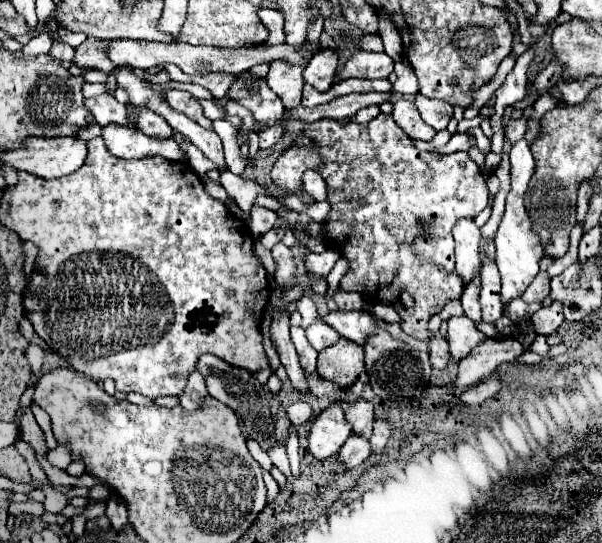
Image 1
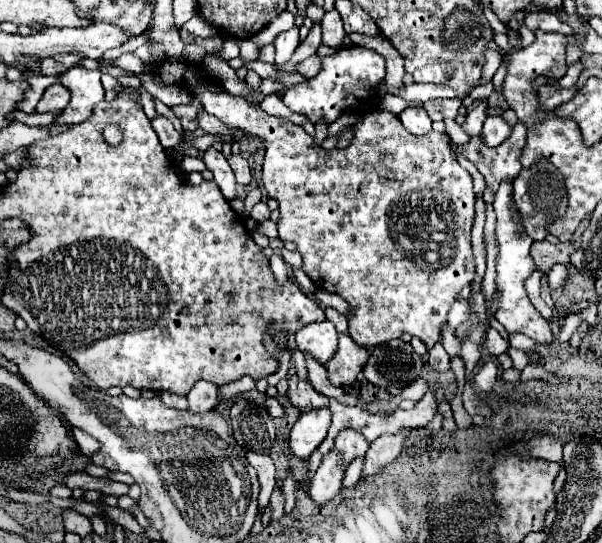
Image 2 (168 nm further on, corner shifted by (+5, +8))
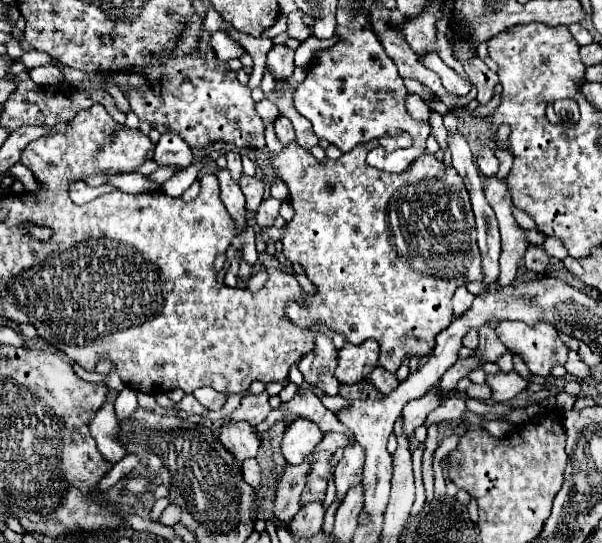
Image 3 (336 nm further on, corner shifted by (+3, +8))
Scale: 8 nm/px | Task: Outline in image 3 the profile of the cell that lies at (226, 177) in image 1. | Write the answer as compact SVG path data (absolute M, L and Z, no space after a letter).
M160 166L157 170L151 173L148 177L160 185L169 180L173 175L178 173L179 170L174 170L170 166Z

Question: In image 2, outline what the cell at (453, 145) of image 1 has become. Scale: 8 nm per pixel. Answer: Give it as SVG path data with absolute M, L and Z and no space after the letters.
M480 104L480 106L474 108L474 114L468 114L468 116L466 116L466 120L464 120L464 124L462 124L462 130L464 130L468 136L472 136L472 138L474 138L474 136L480 136L482 124L484 124L484 118L486 118L484 110L486 110L486 104Z

